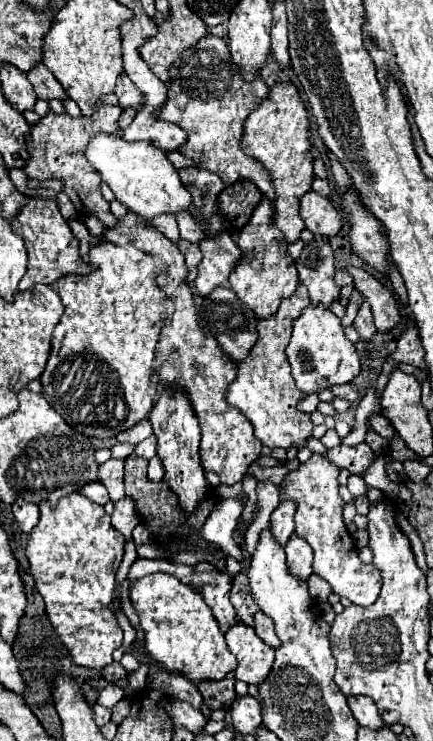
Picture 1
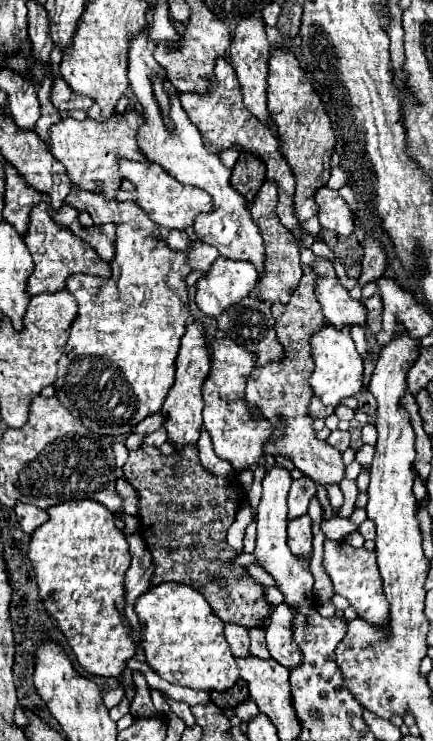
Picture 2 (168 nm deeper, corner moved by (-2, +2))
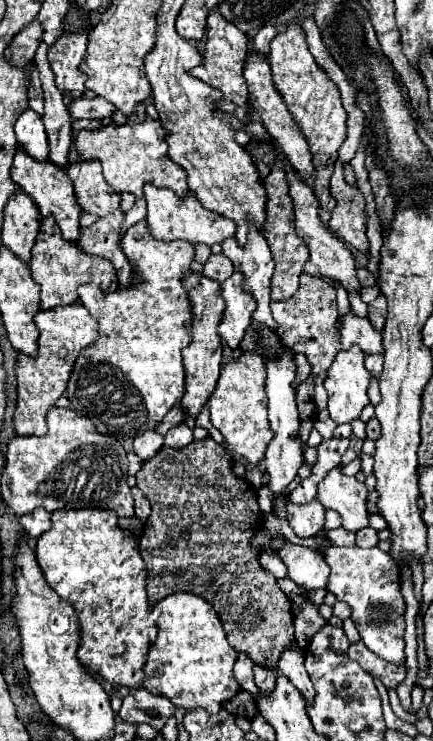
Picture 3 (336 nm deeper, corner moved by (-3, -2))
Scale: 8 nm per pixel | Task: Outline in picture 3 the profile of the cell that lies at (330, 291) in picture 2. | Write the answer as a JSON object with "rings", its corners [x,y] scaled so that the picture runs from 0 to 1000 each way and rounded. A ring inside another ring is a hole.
{"rings":[[[811,421],[801,426],[788,426],[788,437],[792,472],[806,472],[824,464],[843,478],[885,478],[880,448],[871,448],[848,429],[829,429]]]}

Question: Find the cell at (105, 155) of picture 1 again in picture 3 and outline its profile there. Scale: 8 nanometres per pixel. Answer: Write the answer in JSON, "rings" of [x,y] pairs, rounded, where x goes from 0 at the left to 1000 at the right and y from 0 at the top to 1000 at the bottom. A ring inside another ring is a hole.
{"rings":[[[335,251],[335,273],[339,273],[339,302],[349,308],[353,321],[363,324],[386,324],[386,327],[432,324],[441,329],[492,332],[501,327],[515,327],[543,318],[543,310],[547,310],[543,300],[455,275],[455,270],[446,270],[446,259],[436,259],[436,265],[427,267],[409,267],[400,256]]]}

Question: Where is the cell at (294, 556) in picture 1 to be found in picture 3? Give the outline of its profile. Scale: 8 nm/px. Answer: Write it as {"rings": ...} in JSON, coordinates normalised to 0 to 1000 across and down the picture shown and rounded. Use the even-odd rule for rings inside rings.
{"rings":[[[737,675],[709,680],[663,680],[663,702],[686,723],[718,726],[751,707],[751,683]]]}

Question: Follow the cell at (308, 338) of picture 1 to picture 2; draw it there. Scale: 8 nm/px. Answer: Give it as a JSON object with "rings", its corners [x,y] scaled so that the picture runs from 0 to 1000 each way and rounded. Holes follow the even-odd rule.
{"rings":[[[748,437],[734,448],[725,448],[716,453],[716,478],[725,486],[716,521],[721,521],[725,532],[744,540],[744,545],[781,548],[790,537],[818,534],[836,524],[836,510],[841,510],[836,480],[822,475],[818,459],[799,440],[776,443],[767,437]]]}

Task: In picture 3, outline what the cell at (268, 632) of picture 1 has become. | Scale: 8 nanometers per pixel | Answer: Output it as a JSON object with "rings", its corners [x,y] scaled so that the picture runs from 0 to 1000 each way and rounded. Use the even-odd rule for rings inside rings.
{"rings":[[[672,874],[667,880],[654,880],[654,885],[644,891],[644,910],[663,912],[686,926],[686,931],[700,937],[700,942],[714,950],[723,950],[727,928],[704,907],[704,899],[700,899],[700,877]]]}

